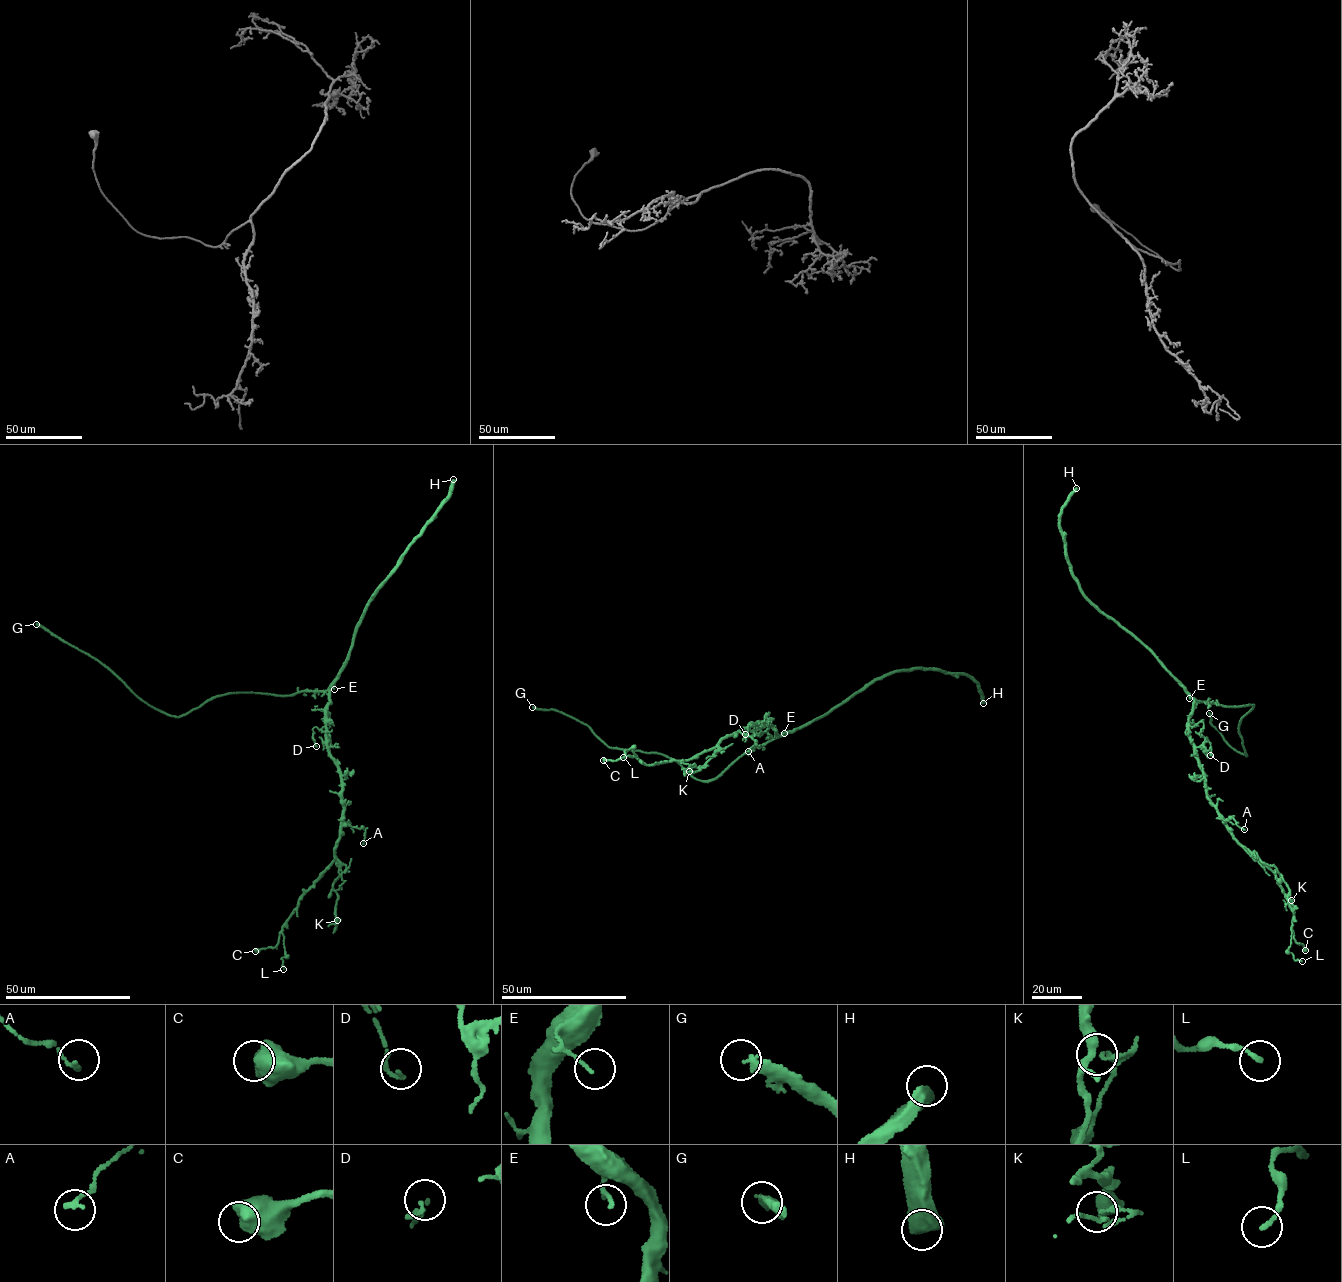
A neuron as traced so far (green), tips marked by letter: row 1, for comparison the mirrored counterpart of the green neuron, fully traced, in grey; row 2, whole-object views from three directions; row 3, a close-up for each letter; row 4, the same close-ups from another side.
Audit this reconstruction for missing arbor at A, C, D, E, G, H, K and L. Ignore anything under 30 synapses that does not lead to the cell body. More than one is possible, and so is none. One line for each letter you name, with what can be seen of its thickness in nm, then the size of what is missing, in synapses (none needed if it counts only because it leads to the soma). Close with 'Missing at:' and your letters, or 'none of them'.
G: 300 nm thick
H: 550 nm thick; about 750 synapses
Missing at: G, H

